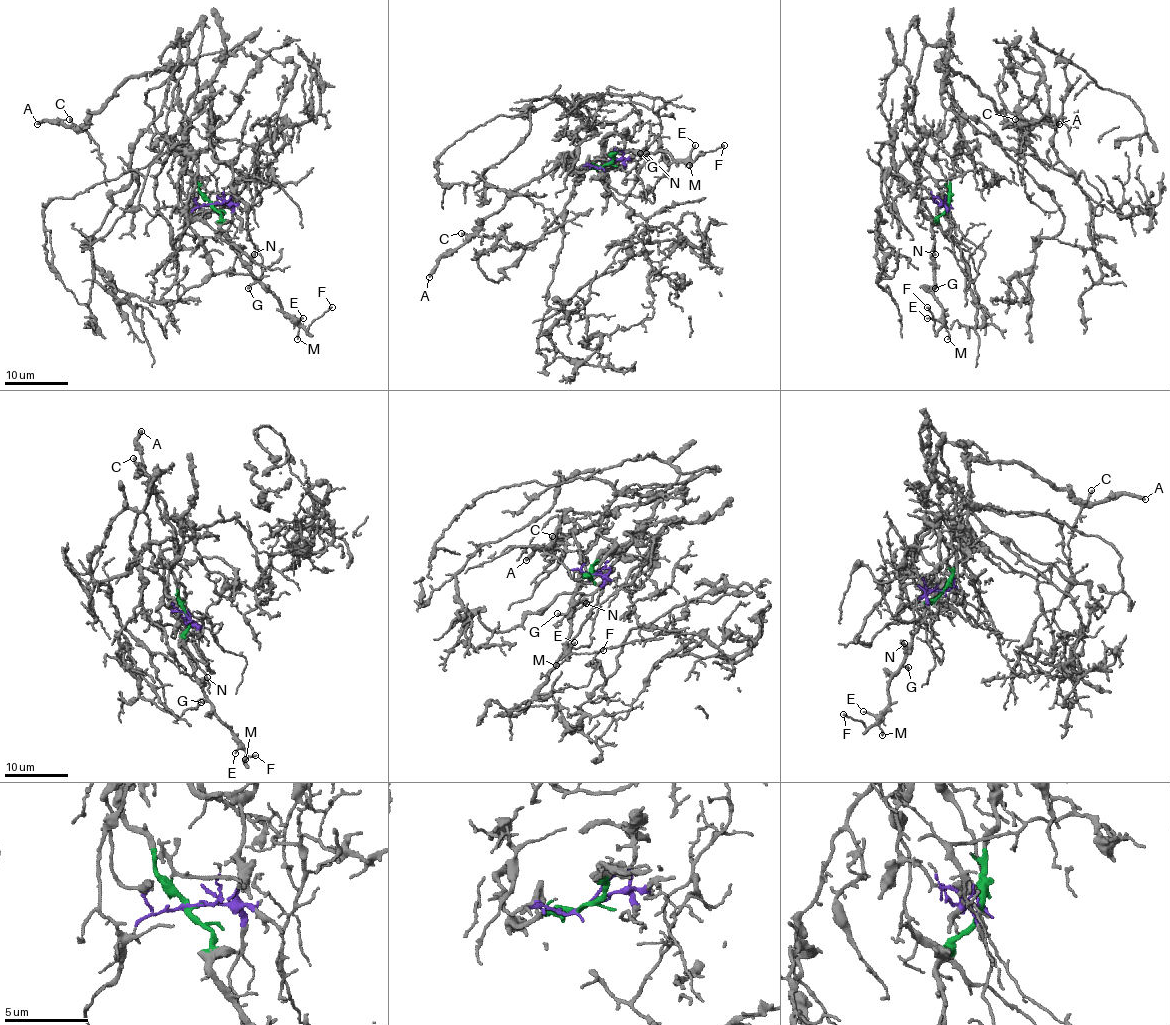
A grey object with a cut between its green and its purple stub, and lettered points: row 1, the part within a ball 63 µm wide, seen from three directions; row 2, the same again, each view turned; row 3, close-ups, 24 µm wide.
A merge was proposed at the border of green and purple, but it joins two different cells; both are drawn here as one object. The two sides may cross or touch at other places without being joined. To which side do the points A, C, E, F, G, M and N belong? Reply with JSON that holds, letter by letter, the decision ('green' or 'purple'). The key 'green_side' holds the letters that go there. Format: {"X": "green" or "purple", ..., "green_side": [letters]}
{"A": "green", "C": "green", "E": "green", "F": "green", "G": "green", "M": "green", "N": "green", "green_side": ["A", "C", "E", "F", "G", "M", "N"]}

